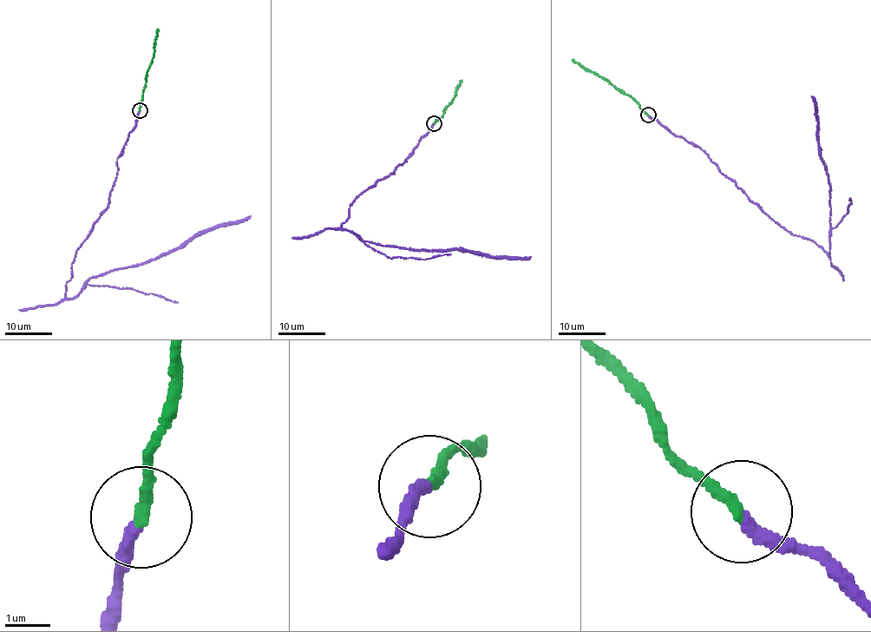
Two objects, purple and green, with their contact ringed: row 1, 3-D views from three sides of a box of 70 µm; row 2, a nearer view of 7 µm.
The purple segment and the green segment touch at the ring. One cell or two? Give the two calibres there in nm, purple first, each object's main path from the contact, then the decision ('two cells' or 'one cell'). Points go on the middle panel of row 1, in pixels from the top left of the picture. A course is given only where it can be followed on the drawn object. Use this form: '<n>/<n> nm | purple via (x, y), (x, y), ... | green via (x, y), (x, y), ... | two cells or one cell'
280/280 nm | purple via (434, 124), (395, 172), (355, 199), (341, 229), (369, 242), (390, 246), (531, 257) | green via (434, 124), (454, 97), (455, 87), (461, 80) | one cell

